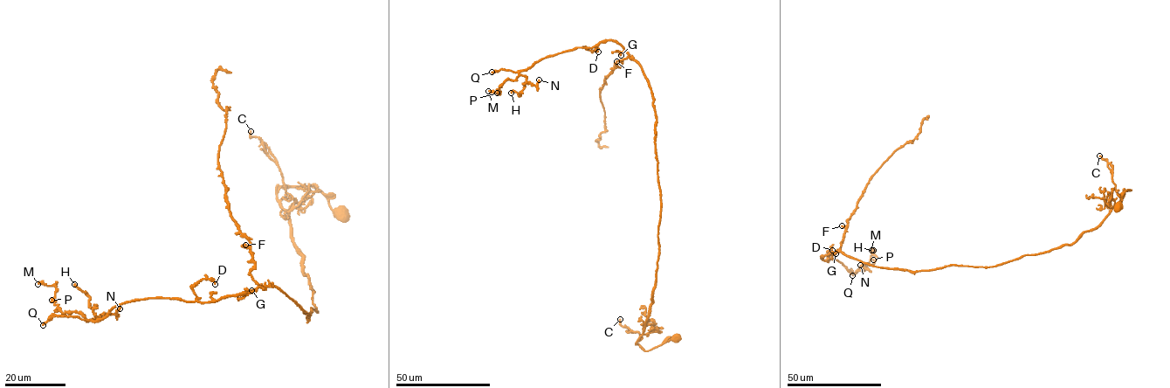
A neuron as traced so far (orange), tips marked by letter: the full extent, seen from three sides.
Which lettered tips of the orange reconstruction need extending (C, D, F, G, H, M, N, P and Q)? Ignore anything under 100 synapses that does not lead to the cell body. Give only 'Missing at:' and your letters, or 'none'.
Missing at: none

